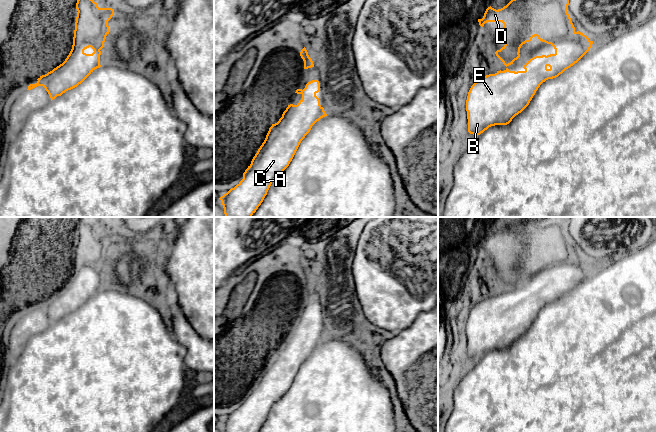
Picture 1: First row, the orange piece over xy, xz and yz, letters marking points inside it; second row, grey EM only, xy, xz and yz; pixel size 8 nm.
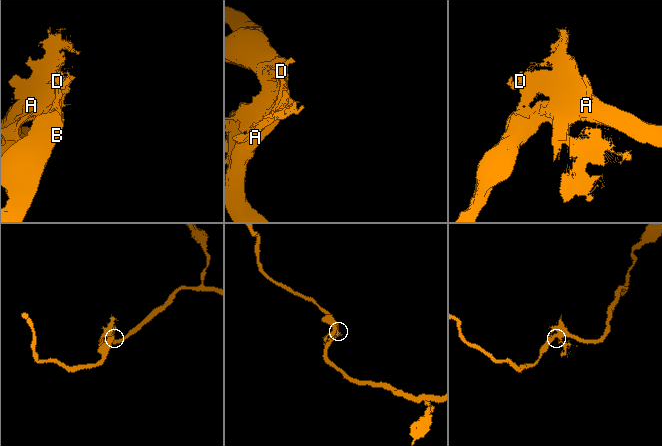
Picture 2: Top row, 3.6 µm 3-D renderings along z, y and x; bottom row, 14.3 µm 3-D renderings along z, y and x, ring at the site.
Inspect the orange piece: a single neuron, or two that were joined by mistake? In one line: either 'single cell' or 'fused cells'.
single cell

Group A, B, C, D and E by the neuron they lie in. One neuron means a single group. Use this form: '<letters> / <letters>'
A B C D E

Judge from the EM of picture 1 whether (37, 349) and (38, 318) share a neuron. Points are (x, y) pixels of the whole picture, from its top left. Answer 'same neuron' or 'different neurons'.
different neurons

